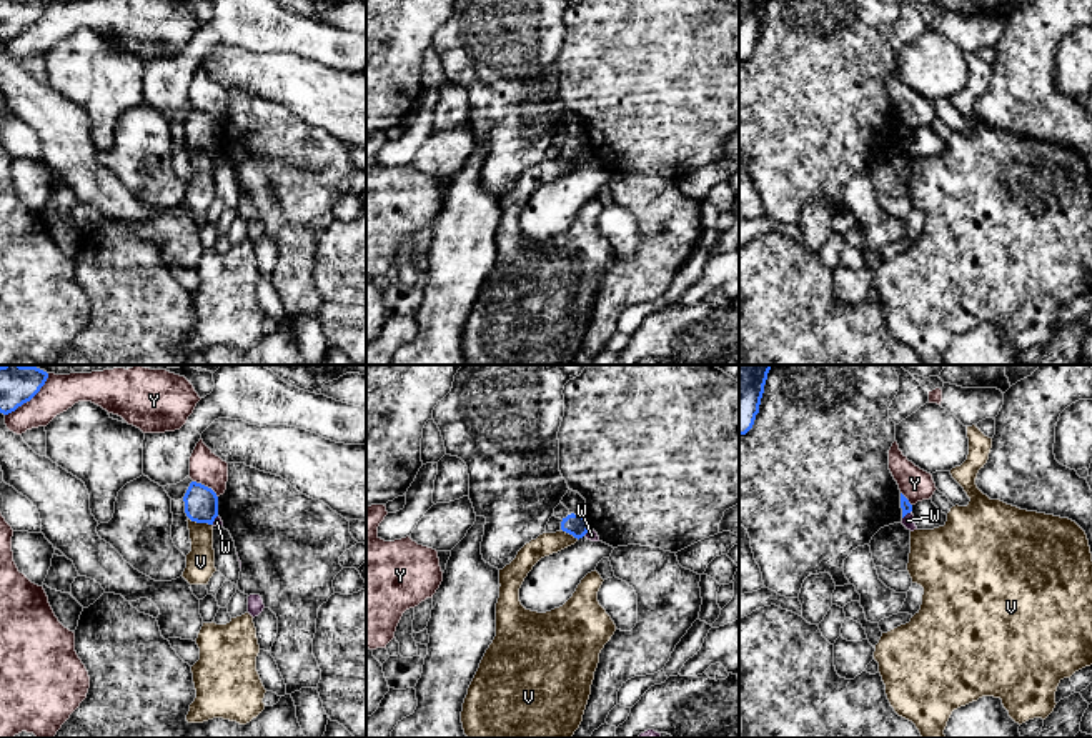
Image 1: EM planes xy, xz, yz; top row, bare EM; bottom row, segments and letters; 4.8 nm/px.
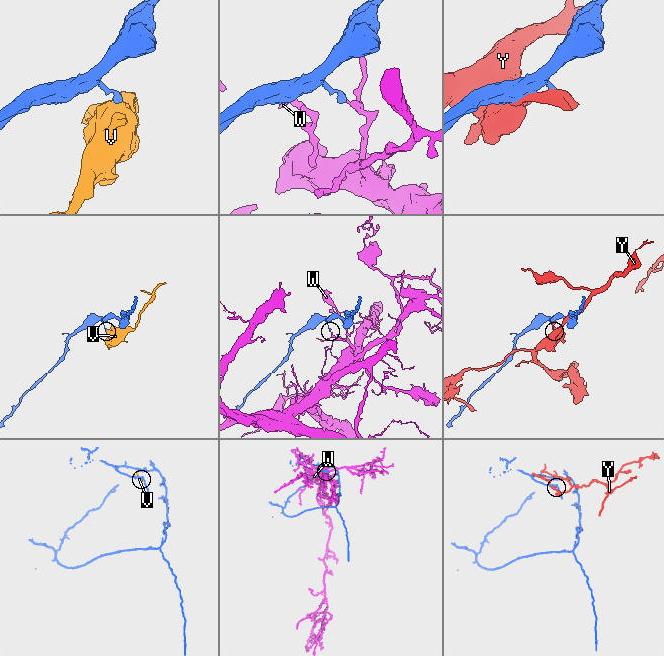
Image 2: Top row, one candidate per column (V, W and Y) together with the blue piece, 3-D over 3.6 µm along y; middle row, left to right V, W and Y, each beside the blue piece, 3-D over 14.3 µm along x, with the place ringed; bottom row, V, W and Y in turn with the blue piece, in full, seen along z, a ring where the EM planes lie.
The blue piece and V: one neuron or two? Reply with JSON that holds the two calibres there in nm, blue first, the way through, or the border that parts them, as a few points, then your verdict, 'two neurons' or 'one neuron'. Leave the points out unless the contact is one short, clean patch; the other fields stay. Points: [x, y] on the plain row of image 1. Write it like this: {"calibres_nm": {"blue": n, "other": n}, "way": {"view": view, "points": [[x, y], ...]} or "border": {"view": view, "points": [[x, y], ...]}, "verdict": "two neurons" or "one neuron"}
{"calibres_nm": {"blue": 160, "other": 140}, "border": {"view": "xy", "points": [[188, 144], [212, 152]]}, "verdict": "two neurons"}

